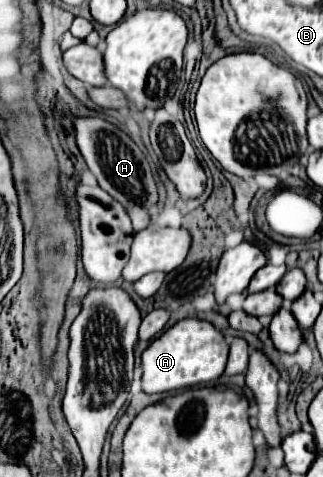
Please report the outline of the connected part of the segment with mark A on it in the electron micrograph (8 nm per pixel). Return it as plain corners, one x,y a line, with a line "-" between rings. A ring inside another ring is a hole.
187,317
169,327
143,351
143,391
165,393
199,383
215,381
223,371
229,355
229,345
209,321

